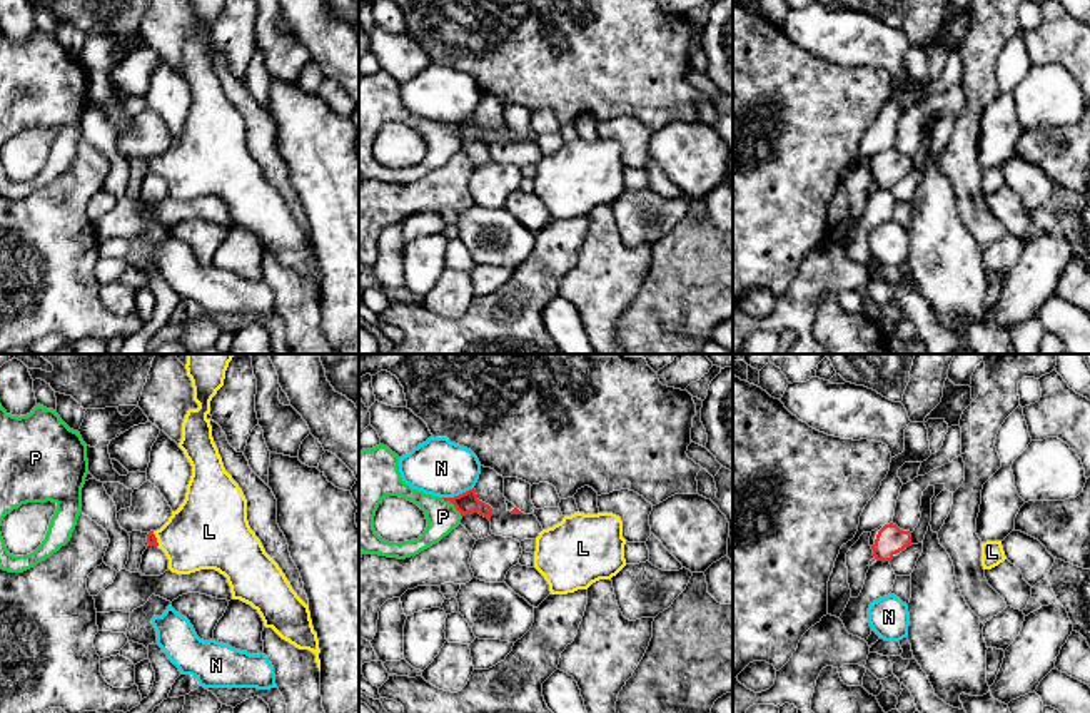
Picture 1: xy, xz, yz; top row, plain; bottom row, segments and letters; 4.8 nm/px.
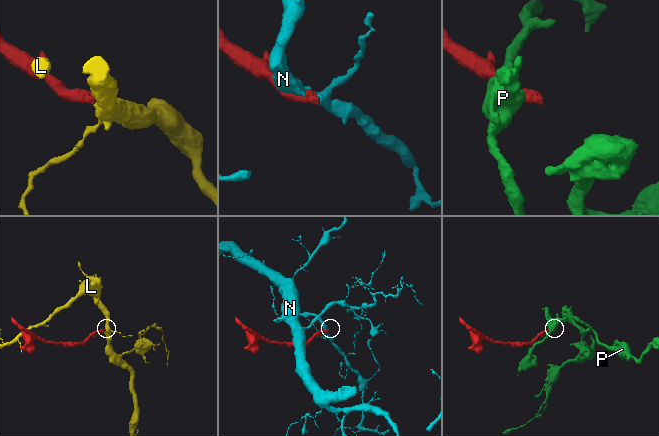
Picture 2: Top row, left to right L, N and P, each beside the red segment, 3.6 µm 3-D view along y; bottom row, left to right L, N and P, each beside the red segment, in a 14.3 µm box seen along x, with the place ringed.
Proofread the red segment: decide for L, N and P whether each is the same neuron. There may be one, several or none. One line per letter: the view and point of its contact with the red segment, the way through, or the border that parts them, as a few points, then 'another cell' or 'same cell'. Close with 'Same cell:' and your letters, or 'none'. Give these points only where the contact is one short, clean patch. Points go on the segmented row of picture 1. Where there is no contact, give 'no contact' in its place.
L: xy (156, 538) | across xy (151, 538), (156, 538), (191, 538), (206, 533) | same cell
N: xz (459, 495) | another cell
P: xz (453, 503) | another cell
Same cell: L

